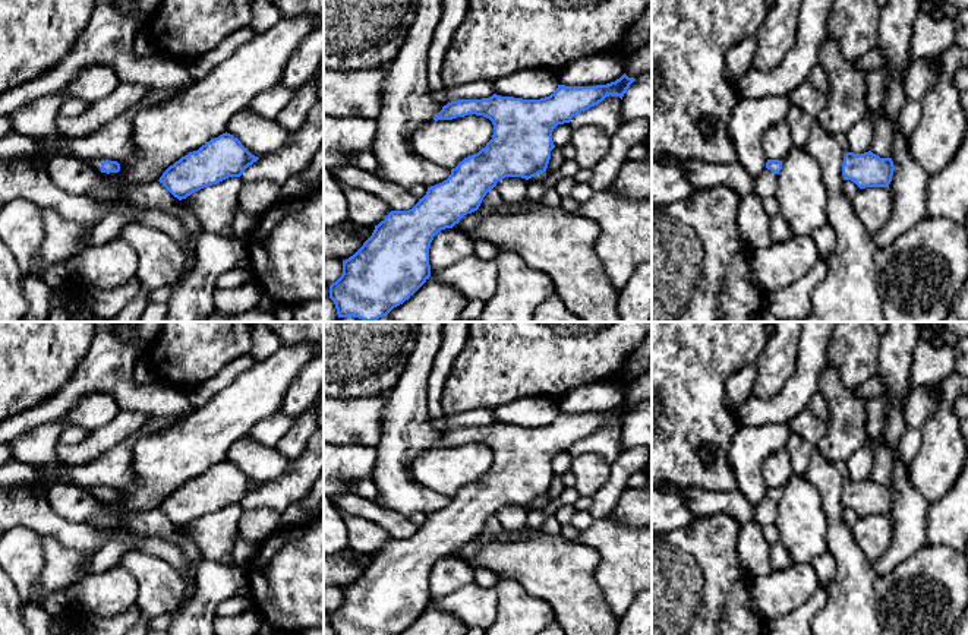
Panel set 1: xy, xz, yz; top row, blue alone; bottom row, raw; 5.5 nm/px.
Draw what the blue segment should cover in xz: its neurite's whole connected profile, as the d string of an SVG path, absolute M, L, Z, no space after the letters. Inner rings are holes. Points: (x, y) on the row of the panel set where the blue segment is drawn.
M625 73L615 82L596 86L565 86L558 85L556 91L540 99L523 99L514 97L501 97L494 94L482 99L451 101L433 117L438 120L453 120L469 114L483 116L494 124L492 139L477 154L464 158L447 180L428 187L426 195L409 211L391 211L384 221L375 225L372 236L349 259L343 260L341 277L330 285L330 298L334 301L338 318L359 318L365 322L378 320L387 316L394 307L409 300L431 277L429 247L433 237L445 228L453 228L460 219L479 209L486 193L505 177L532 179L545 173L551 159L551 151L555 148L552 132L558 124L570 123L574 116L590 107L597 105L609 95L622 99L624 94L634 82Z

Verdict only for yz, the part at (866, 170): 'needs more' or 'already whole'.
already whole

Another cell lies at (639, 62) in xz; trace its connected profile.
M652 42L625 57L625 75L637 79L644 72L652 72Z

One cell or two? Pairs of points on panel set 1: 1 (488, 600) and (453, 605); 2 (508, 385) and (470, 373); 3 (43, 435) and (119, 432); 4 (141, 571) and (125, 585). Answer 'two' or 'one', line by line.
1: one
2: one
3: two
4: two

